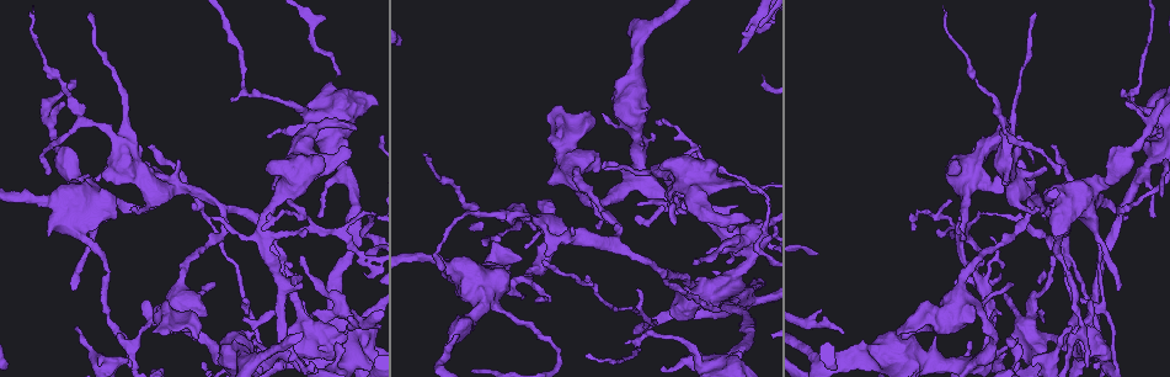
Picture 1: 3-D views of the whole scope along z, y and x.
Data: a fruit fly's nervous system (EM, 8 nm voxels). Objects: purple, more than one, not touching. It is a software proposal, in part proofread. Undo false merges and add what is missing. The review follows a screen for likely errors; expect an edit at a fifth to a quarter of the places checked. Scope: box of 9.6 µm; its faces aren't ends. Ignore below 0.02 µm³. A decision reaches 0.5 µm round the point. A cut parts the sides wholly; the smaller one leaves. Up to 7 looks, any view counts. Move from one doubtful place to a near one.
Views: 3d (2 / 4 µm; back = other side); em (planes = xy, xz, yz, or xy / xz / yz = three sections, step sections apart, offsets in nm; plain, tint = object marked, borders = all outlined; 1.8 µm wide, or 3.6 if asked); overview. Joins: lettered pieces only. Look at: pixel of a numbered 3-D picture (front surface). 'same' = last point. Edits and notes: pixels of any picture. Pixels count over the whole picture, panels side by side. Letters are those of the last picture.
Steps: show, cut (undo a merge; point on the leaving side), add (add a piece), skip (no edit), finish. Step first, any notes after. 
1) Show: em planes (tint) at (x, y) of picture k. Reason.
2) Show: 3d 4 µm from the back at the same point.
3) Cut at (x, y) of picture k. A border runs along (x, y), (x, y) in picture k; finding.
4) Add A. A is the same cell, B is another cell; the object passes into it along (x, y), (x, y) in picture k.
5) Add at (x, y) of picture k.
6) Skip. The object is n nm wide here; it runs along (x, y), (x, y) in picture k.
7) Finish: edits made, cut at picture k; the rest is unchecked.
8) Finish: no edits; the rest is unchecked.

Show: em 3.6 µm xy step 8 (borders) at (1016, 150) of picture 1. An open end.

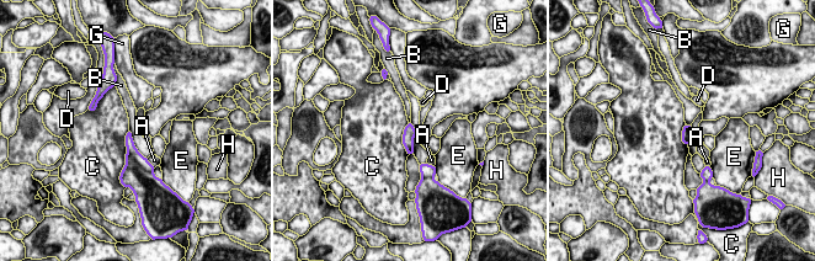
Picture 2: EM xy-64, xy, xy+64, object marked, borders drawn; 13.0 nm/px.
Show: em 3.6 µm planes (borders) at the same point. Cut it another way.

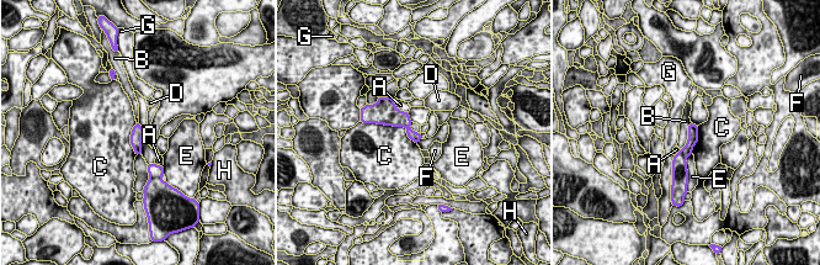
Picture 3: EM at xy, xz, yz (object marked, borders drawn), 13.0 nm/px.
Cut at (680, 174) of picture 3. A, B, C, D, E, F, G and H are other cells; a border runs along (681, 150), (685, 159) in picture 3; two neurons meet here.

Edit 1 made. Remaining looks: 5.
Show: overview.

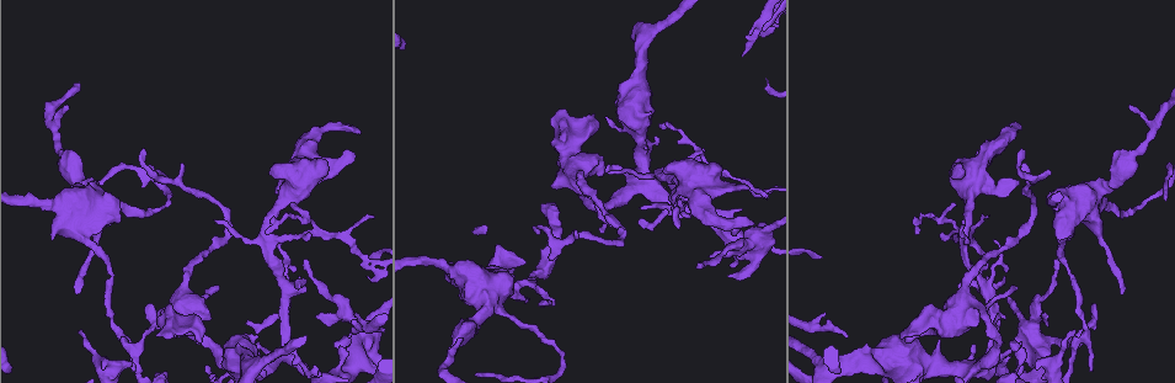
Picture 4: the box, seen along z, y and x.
Show: 3d 4 µm at (299, 277) of picture 4. Free end.

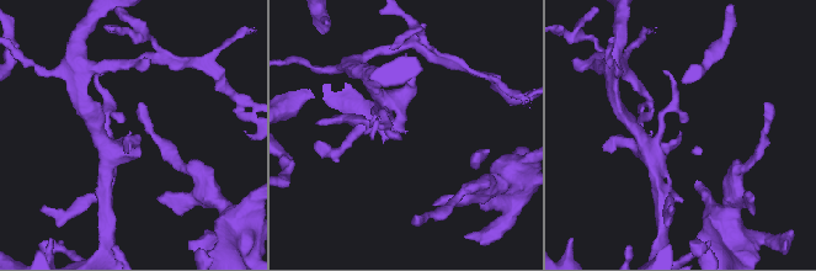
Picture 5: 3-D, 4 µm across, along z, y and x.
Show: em yz step 4 (tint) at (406, 131) of picture 5. Need the tissue.

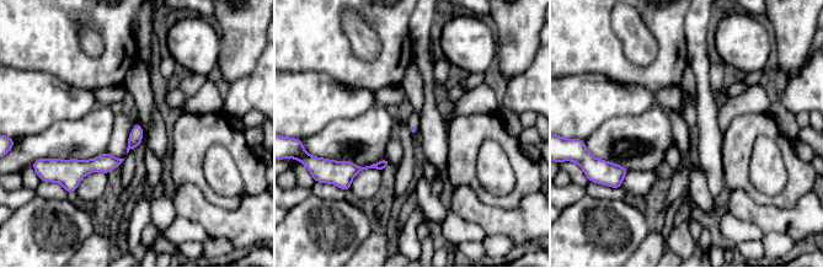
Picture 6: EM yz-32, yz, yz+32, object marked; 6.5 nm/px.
Show: em planes (borders) at the same point.

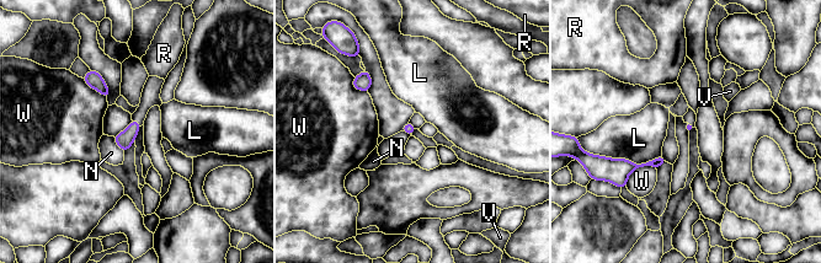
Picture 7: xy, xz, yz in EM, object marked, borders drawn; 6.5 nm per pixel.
Skip. The longest contact is with L, 360 nm; L, N, R, V and W are other cells; a border runs along (112, 137), (123, 151) in picture 7; none of them fits.

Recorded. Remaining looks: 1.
Finish: edits made, cut at picture 3; the rest is unchecked.

